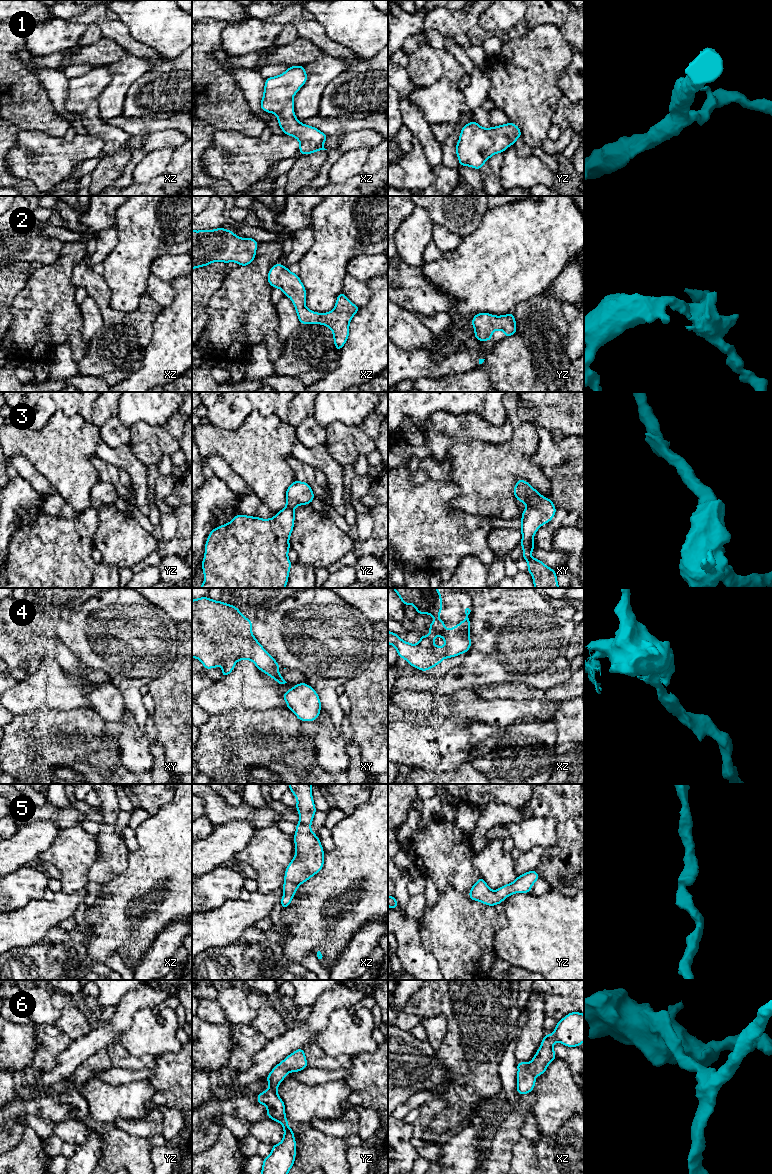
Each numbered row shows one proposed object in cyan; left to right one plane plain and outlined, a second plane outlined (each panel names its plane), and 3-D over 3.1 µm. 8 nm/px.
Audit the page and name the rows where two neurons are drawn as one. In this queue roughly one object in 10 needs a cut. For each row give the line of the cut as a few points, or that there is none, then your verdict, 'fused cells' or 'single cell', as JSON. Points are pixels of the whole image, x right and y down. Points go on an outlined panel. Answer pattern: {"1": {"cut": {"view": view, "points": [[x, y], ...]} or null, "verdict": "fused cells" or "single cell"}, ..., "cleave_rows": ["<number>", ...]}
{"1": {"cut": null, "verdict": "single cell"}, "2": {"cut": null, "verdict": "single cell"}, "3": {"cut": null, "verdict": "single cell"}, "4": {"cut": null, "verdict": "single cell"}, "5": {"cut": null, "verdict": "single cell"}, "6": {"cut": null, "verdict": "single cell"}, "cleave_rows": []}

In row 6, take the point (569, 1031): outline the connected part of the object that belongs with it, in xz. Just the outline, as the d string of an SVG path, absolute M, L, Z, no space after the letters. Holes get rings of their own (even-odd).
M571 1012L557 1022L552 1035L545 1033L542 1043L529 1063L517 1061L517 1093L532 1092L536 1076L544 1074L548 1065L556 1059L553 1043L560 1042L567 1047L578 1047L584 1042L584 1014Z

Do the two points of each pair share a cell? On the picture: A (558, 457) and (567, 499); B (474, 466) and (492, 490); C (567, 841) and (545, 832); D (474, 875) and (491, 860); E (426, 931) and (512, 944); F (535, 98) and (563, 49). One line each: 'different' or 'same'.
A: same
B: same
C: different
D: different
E: different
F: same

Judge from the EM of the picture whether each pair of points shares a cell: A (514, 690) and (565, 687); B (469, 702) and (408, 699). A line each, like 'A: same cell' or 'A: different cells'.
A: same cell
B: same cell

